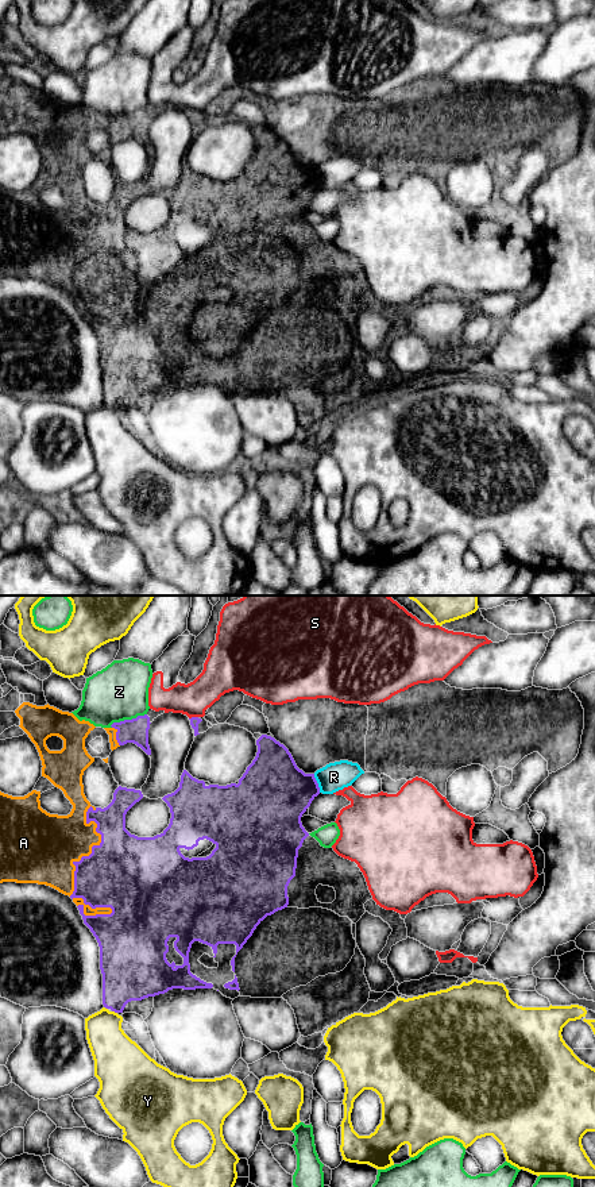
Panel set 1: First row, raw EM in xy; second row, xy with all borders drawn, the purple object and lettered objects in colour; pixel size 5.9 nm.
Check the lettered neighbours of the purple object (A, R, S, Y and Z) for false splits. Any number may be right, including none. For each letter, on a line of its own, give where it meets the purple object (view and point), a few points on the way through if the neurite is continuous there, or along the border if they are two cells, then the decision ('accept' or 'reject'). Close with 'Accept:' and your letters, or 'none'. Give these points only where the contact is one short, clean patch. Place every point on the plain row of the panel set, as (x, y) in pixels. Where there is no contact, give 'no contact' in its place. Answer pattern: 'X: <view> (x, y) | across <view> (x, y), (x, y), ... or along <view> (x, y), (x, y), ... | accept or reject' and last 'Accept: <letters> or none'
A: xy (92, 245) | accept
R: xy (317, 178) | along xy (313, 169), (320, 187) | reject
S: xy (193, 112) | reject
Y: xy (115, 407) | reject
Z: xy (127, 115) | reject
Accept: A

